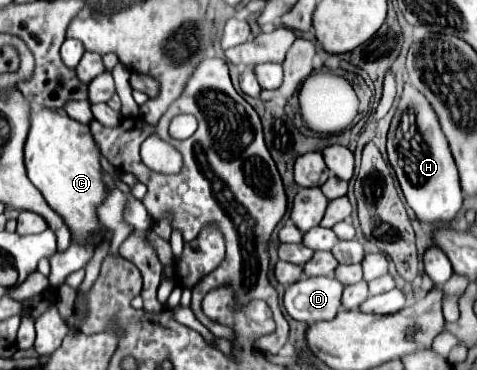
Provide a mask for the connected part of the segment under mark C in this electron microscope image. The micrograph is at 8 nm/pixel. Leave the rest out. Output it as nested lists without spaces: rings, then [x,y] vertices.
[[[34,107],[30,117],[32,125],[24,147],[30,181],[40,189],[46,203],[62,215],[76,243],[94,243],[94,247],[98,247],[104,241],[106,227],[98,221],[96,209],[108,197],[108,187],[102,179],[100,149],[88,133],[88,125],[70,119],[64,111],[46,107]]]

